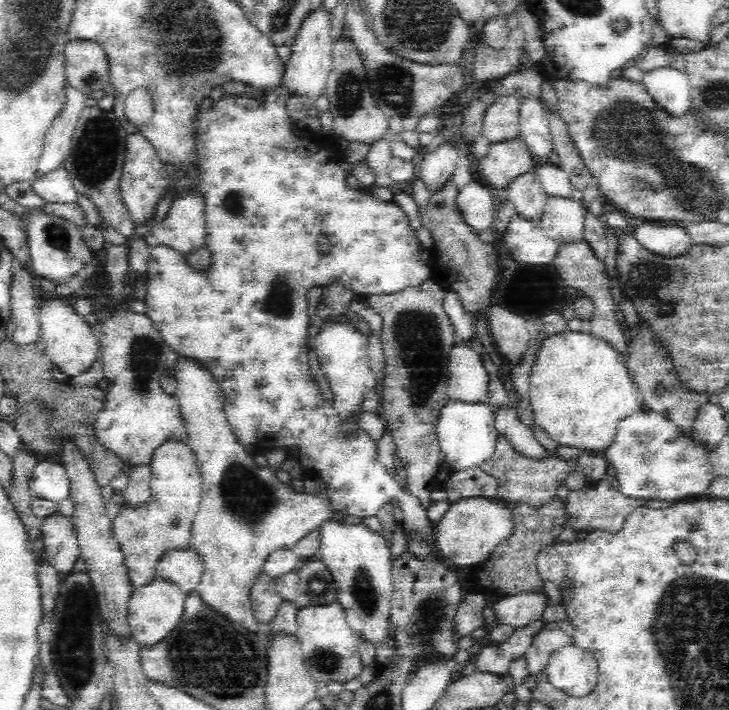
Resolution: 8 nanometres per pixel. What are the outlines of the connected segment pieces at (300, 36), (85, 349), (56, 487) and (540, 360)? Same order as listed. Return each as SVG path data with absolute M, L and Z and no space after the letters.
M320 2L306 14L290 48L292 54L282 76L282 86L286 86L294 96L310 96L316 100L326 92L326 82L328 82L328 72L332 66L332 52L334 52L332 10L328 10L324 2Z
M44 296L38 308L40 308L40 342L44 342L46 354L54 362L54 368L60 368L70 378L86 372L100 352L100 338L94 334L96 328L92 328L84 316L76 314L74 298Z
M40 462L34 468L30 490L34 498L40 500L52 500L56 504L62 504L70 496L70 482L60 464L54 462Z
M568 330L546 338L538 352L530 376L530 408L546 438L582 452L606 452L618 438L620 422L644 410L620 352L592 334Z

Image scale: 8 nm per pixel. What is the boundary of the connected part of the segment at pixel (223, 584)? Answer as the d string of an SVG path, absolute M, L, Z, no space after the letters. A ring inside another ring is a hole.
M180 358L174 366L174 376L178 380L178 390L174 394L190 434L188 446L192 448L204 478L204 498L192 524L188 548L204 564L196 596L208 610L258 632L260 622L254 616L252 588L264 572L270 554L292 550L302 538L318 532L324 522L336 518L338 510L330 496L296 492L290 484L280 482L274 468L262 468L254 462L250 450L236 438L226 420L224 396L210 372L202 370L194 360Z

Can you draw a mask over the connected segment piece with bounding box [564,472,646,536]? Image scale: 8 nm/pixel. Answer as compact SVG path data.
M614 472L606 474L602 480L598 482L588 482L582 490L570 490L566 496L566 514L568 514L568 528L576 534L580 532L596 532L596 530L604 530L608 534L622 534L622 530L626 528L628 518L646 506L646 500L636 500L636 498L628 498L620 492L618 486L618 478L614 476Z

